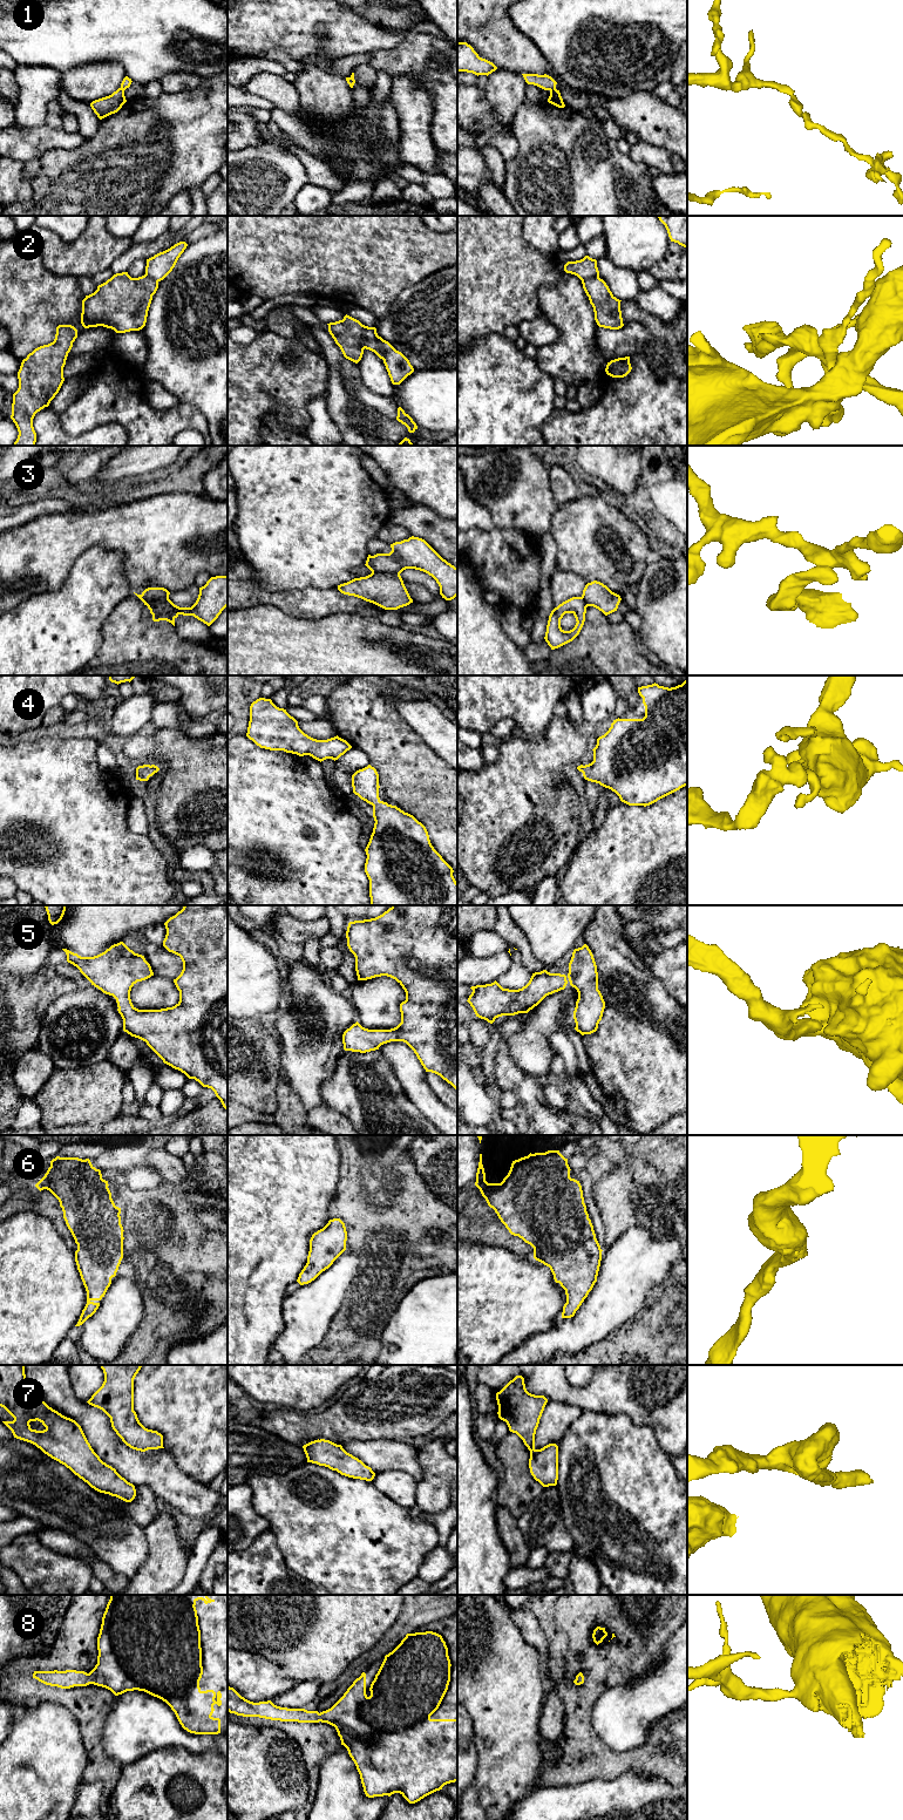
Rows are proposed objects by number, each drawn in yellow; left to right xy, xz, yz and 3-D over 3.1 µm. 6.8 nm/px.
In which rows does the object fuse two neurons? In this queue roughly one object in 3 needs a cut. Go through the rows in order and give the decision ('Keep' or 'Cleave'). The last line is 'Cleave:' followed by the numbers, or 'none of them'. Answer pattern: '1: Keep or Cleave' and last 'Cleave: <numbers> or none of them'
1: Cleave
2: Keep
3: Cleave
4: Keep
5: Keep
6: Keep
7: Keep
8: Keep
Cleave: 1, 3

